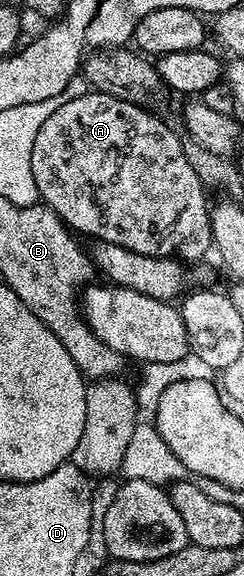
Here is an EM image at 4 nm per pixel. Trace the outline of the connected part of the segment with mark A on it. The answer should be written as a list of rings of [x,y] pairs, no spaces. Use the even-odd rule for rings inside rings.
[[[89,91],[80,97],[70,99],[70,103],[62,103],[42,123],[42,131],[34,139],[34,151],[30,155],[30,171],[34,175],[34,183],[38,183],[40,201],[53,209],[64,220],[65,225],[77,234],[92,237],[96,241],[114,243],[118,247],[126,247],[130,251],[138,251],[142,255],[154,255],[155,257],[175,257],[185,263],[193,263],[199,257],[204,257],[213,248],[212,243],[212,214],[210,212],[210,200],[204,192],[204,182],[194,175],[194,167],[186,159],[186,151],[182,151],[180,142],[181,134],[175,133],[164,121],[159,121],[152,113],[147,113],[144,105],[135,105],[133,101],[123,101],[117,97],[111,97],[109,93]]]

